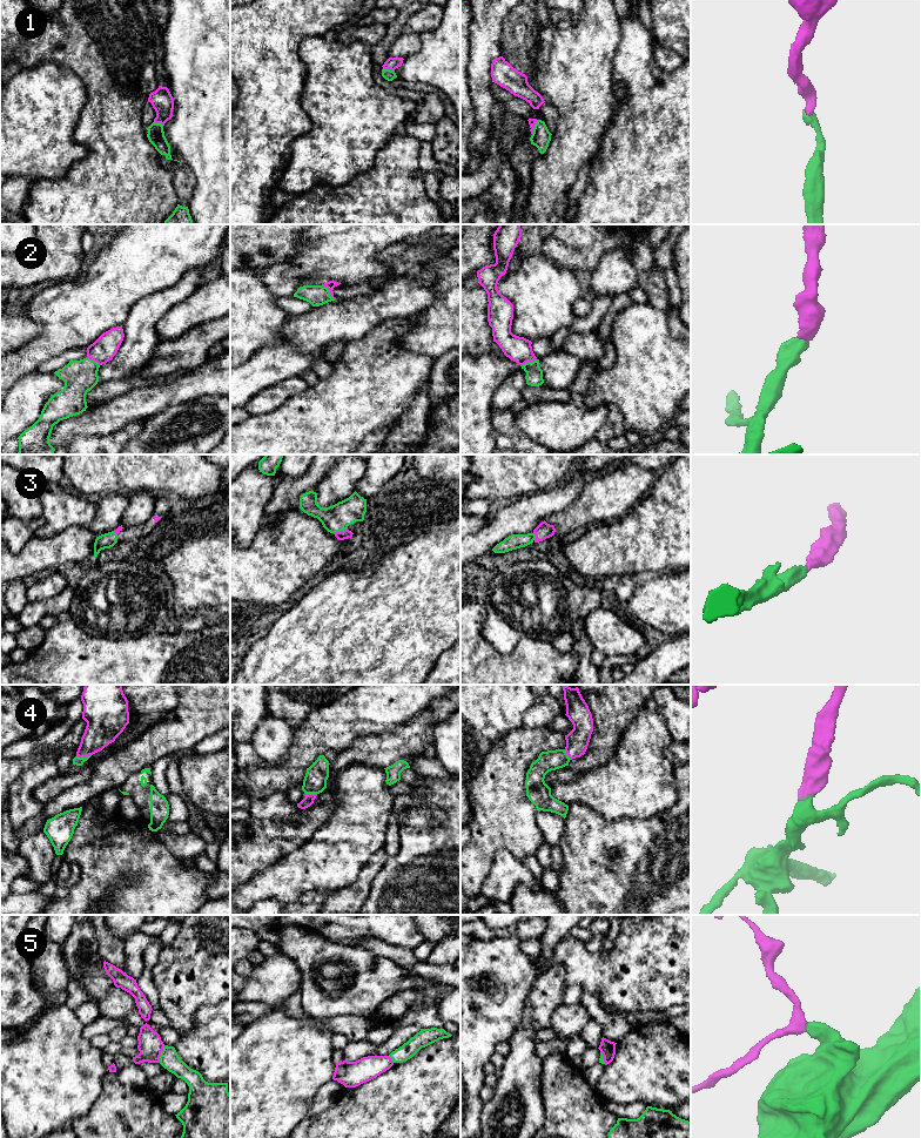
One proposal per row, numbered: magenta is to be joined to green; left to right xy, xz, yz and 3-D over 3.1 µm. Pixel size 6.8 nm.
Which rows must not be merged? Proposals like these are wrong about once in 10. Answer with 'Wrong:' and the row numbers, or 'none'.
Wrong: 5

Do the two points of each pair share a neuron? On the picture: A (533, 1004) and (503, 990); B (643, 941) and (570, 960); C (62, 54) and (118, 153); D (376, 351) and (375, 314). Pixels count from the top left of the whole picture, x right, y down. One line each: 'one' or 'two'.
A: two
B: one
C: one
D: two

